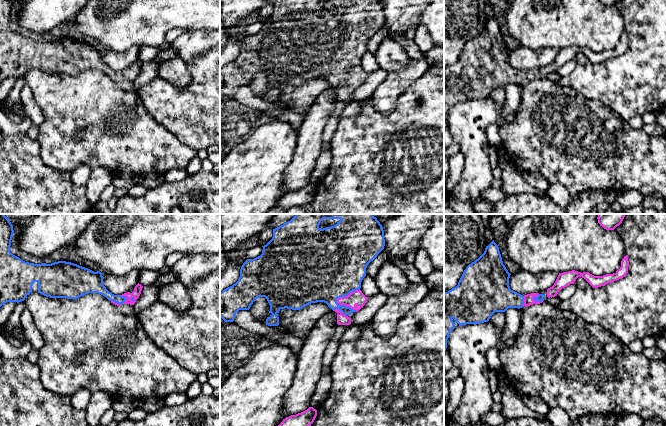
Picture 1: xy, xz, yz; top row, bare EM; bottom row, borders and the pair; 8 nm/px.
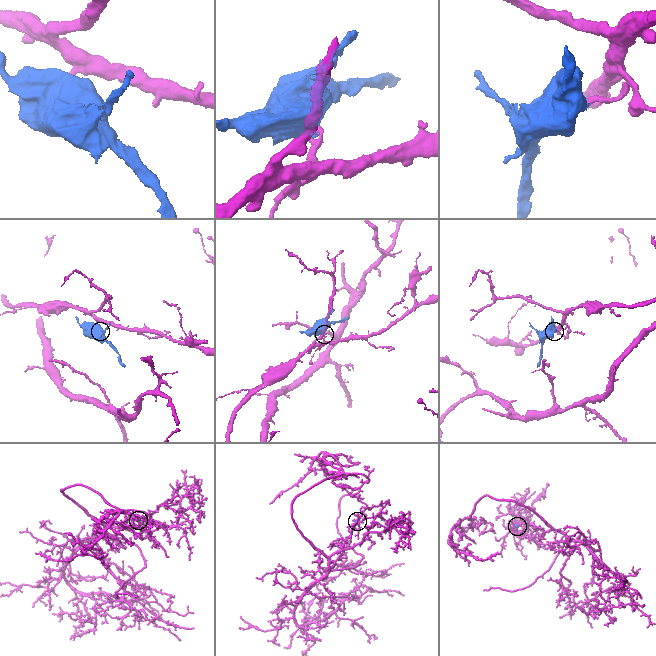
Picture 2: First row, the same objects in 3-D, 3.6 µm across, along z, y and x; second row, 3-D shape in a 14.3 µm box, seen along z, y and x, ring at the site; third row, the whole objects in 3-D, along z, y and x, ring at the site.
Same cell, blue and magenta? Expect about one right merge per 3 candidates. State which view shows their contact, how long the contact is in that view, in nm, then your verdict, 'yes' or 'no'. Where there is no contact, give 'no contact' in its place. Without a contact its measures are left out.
meets blue in xz; contact 220 nm long; yes

